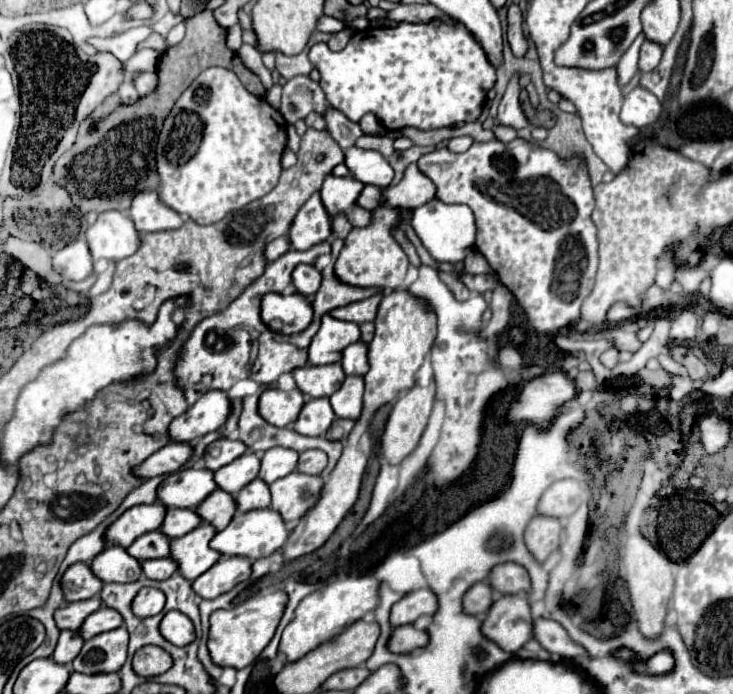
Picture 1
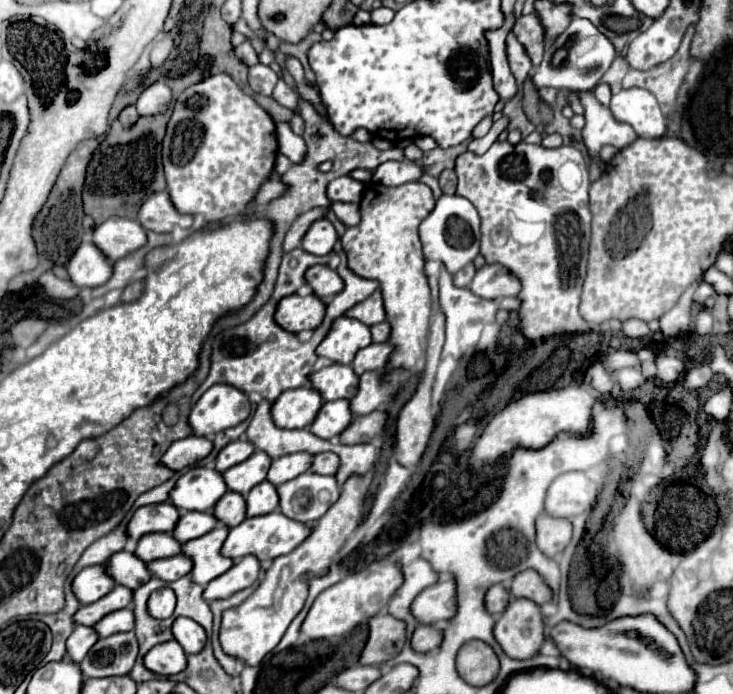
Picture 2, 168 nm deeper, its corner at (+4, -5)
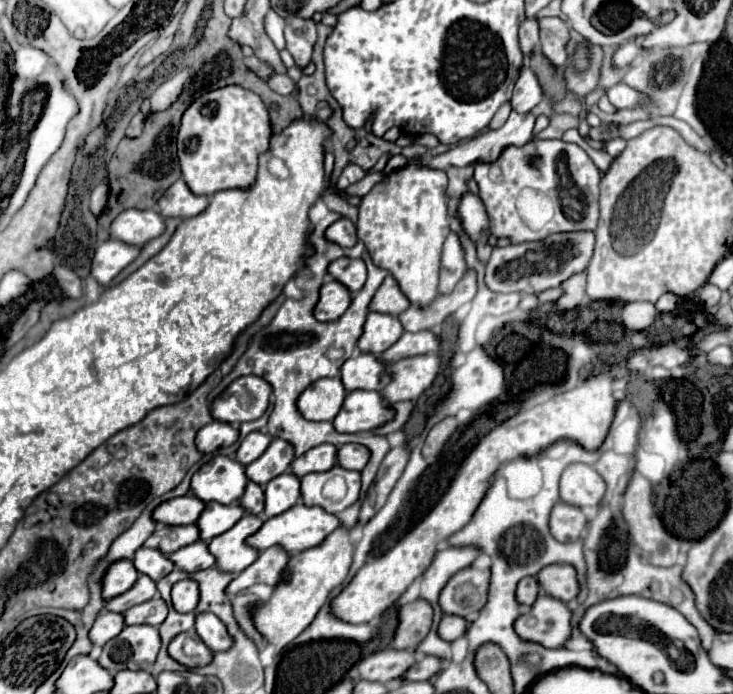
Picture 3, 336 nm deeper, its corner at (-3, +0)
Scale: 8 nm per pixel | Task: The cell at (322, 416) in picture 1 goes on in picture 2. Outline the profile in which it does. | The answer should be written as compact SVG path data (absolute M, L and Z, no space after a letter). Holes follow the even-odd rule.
M349 400L325 402L315 422L309 426L309 430L319 438L331 440L333 436L339 436L351 424L351 420L353 420L353 412Z

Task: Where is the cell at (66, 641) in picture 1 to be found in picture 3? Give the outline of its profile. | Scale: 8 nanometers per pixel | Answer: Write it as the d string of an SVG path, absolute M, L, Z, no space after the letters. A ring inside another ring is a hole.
M98 613L88 637L92 641L92 645L104 645L106 641L110 641L112 637L116 637L122 631L122 615L120 613Z

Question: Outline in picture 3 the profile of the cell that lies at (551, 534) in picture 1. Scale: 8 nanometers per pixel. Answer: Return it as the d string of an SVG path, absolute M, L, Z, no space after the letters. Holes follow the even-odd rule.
M556 503L550 513L550 533L554 539L568 543L582 537L586 529L586 517L582 509L566 503Z

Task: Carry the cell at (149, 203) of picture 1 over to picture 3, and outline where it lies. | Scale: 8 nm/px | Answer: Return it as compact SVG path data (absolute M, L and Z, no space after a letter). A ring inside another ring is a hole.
M178 179L170 189L166 189L166 193L158 199L158 211L162 217L194 217L198 213L202 213L208 205L208 197L198 197L194 193L190 193L188 185Z

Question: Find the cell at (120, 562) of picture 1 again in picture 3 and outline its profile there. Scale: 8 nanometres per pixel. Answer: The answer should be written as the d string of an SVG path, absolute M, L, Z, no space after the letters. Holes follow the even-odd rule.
M140 547L134 553L134 567L136 567L138 573L144 573L152 581L158 581L158 579L166 577L174 569L174 563L162 551L158 551L158 549Z

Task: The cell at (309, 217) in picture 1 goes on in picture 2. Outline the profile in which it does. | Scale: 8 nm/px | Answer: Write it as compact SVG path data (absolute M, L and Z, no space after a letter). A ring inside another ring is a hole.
M321 218L311 224L311 230L305 234L305 238L301 242L301 248L311 254L323 256L323 254L333 252L333 246L337 240L339 240L339 236L337 236L333 224L327 218Z

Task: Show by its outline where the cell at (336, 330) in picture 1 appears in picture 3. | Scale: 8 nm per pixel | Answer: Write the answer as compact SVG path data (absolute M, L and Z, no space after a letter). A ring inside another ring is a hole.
M370 311L356 345L362 353L378 355L378 353L382 353L382 349L388 349L394 341L398 341L398 337L402 333L404 333L404 329L402 329L402 325L398 325L398 317Z

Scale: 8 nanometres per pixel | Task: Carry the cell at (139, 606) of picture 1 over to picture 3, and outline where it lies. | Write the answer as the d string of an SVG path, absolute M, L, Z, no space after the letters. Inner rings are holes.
M190 579L178 581L178 583L174 583L170 595L172 595L172 607L178 613L188 613L198 603L198 583L190 581Z

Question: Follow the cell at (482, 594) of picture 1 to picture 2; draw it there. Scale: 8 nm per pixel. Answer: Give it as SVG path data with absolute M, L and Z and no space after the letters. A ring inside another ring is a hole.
M495 584L495 586L491 586L489 592L487 592L487 596L485 596L487 610L489 610L495 618L503 614L503 610L505 610L507 604L509 604L509 600L511 600L511 594L509 594L507 586L503 586L503 584Z

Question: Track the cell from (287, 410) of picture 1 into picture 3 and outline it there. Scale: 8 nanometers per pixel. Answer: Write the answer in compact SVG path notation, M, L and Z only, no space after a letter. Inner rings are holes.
M326 377L318 379L308 385L296 405L304 419L308 421L332 421L340 411L344 401L344 387L340 377Z

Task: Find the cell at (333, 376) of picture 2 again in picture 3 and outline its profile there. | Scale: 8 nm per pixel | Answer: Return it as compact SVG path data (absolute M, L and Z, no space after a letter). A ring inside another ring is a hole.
M354 353L350 359L344 361L340 367L340 379L346 391L354 389L368 389L368 391L380 391L390 377L384 373L382 361L376 359L372 353Z

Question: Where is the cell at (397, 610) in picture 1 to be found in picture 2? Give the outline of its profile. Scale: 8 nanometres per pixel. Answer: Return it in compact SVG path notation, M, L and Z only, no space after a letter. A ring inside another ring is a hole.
M445 576L433 586L425 588L411 606L419 624L435 624L455 616L455 578Z

